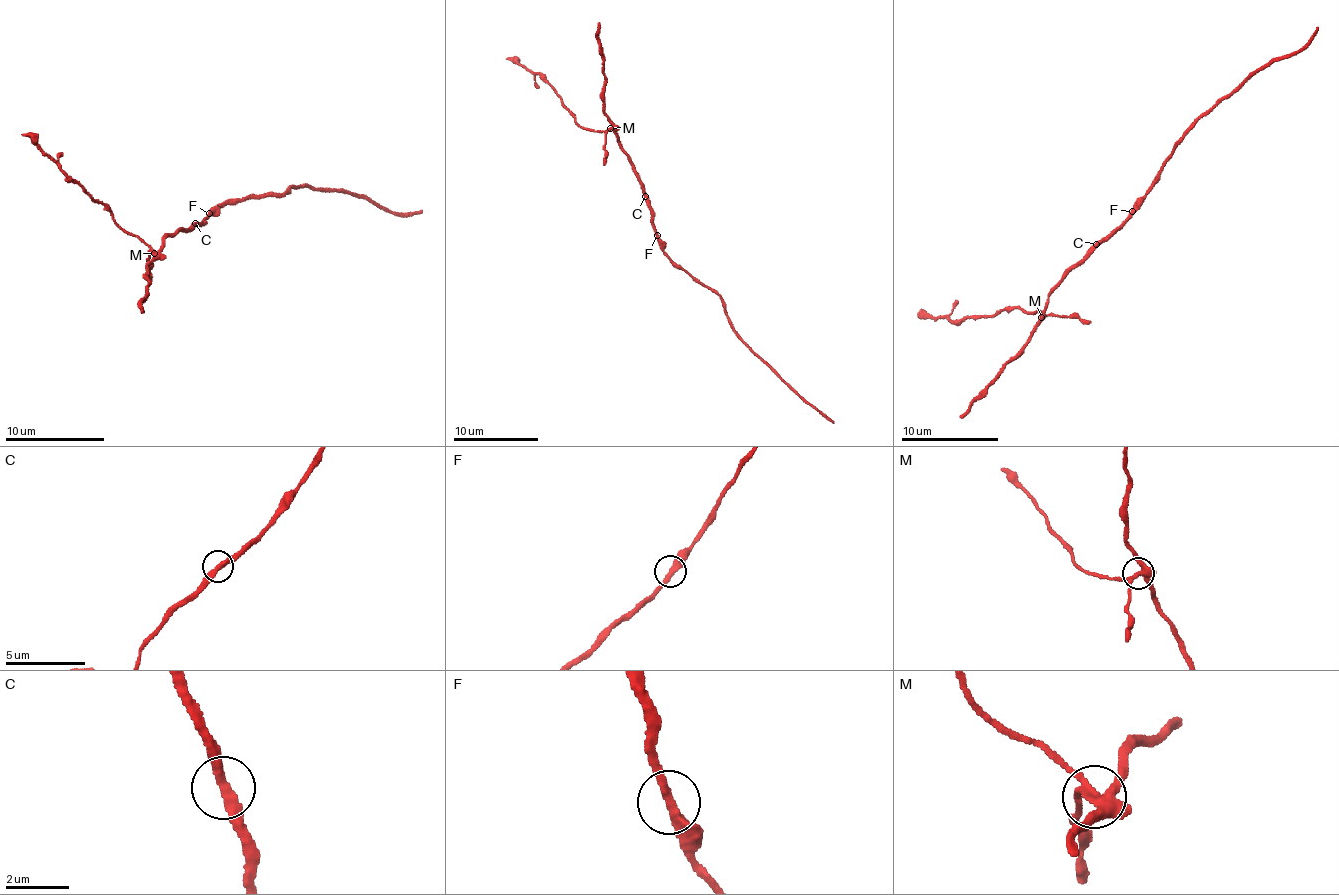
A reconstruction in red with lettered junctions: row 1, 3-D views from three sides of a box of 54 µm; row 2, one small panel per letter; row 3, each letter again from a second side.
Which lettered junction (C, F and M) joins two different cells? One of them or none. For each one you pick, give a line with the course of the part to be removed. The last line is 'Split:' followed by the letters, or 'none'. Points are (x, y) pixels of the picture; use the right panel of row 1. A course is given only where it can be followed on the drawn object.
M: course (1042, 316), (1017, 309), (956, 323), (923, 314), (919, 318)
Split: M

